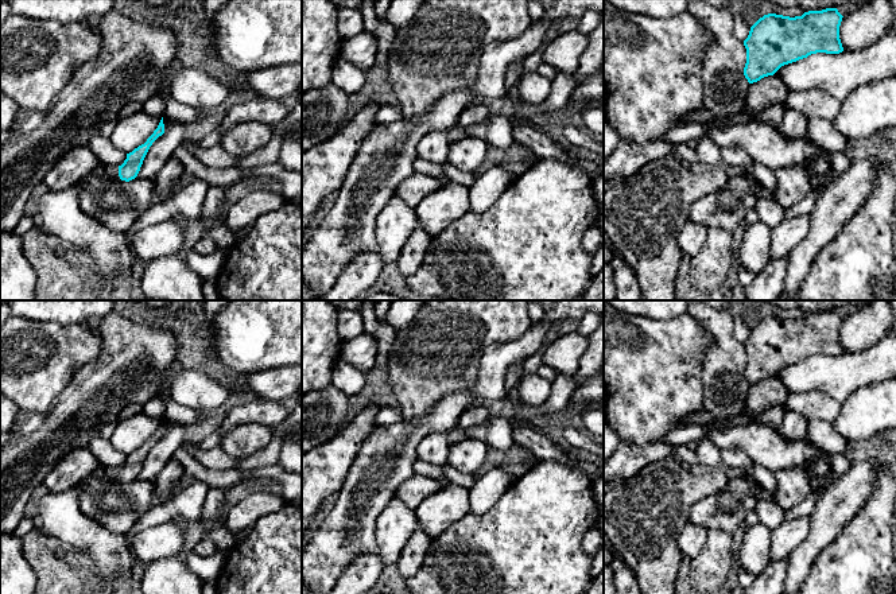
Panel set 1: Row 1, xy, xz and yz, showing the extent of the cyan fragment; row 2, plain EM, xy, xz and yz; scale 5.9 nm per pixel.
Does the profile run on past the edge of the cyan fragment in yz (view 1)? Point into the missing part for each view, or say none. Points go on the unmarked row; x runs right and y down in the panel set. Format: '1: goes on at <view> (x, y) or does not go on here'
1: does not go on here

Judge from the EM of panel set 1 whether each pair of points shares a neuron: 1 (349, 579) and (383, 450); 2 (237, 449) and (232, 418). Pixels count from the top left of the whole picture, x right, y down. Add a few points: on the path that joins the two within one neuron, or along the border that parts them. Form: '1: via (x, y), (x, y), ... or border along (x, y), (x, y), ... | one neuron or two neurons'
1: border along (379, 555), (360, 552), (336, 579) | two neurons
2: border along (264, 426), (237, 424), (222, 437), (218, 445) | two neurons

